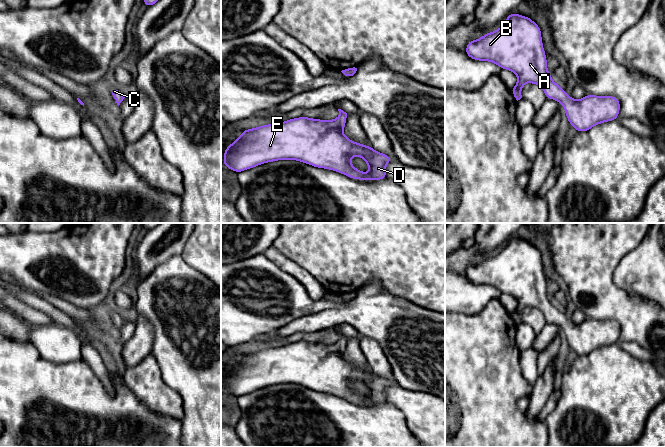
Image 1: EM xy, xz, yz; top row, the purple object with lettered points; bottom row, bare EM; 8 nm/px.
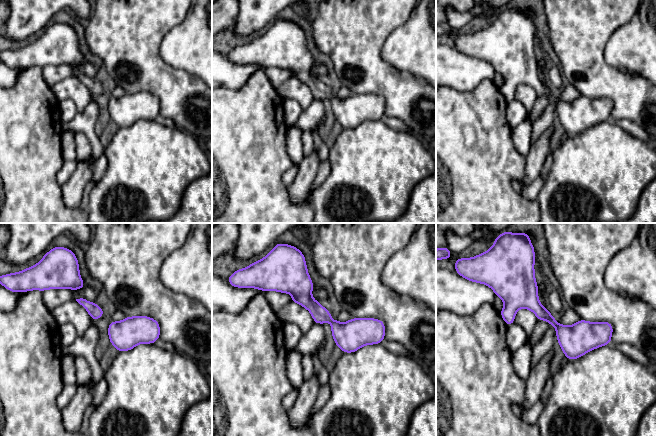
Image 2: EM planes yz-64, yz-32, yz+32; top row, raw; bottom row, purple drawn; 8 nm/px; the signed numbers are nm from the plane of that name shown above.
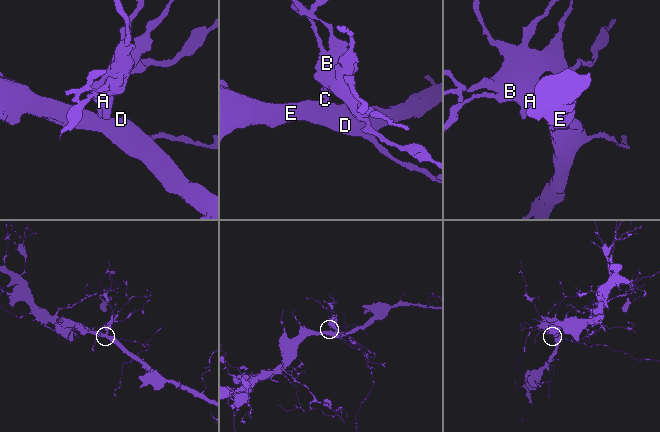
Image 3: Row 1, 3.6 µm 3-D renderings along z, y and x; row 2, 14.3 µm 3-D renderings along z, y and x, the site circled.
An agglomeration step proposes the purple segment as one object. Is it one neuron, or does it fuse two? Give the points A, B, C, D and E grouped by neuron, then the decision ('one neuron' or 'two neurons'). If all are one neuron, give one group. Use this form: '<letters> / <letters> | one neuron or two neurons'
A B C D E | one neuron

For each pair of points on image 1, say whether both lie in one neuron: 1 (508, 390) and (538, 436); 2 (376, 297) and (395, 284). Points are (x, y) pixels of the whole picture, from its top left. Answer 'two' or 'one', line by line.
1: one
2: two

